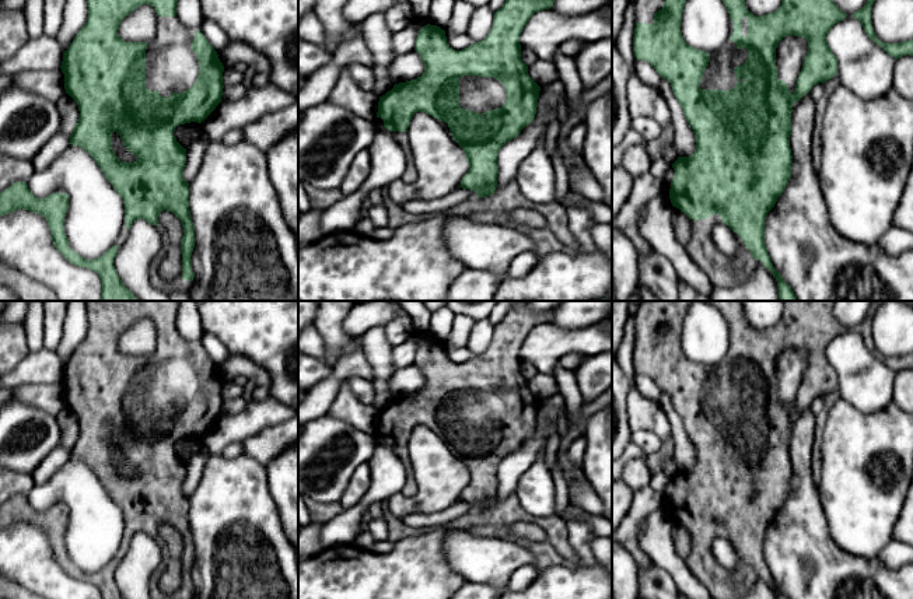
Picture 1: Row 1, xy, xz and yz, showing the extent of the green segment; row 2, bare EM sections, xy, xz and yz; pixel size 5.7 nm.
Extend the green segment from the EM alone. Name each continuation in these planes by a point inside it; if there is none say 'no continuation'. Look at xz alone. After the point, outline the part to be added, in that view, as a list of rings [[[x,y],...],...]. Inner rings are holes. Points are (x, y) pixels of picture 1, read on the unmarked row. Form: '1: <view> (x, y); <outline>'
1: xz (479, 407); [[[464,389],[459,392],[459,420],[476,427],[501,421],[506,400],[493,390]]]
2: xz (401, 451); [[[377,431],[375,437],[378,438],[378,441],[382,445],[388,446],[400,459],[400,462],[403,463],[403,466],[406,469],[407,479],[406,479],[406,484],[405,484],[400,494],[403,494],[406,497],[414,495],[419,490],[419,481],[413,473],[413,469],[412,469],[412,462],[410,462],[407,445],[391,445],[391,444],[385,442],[384,434],[381,431]]]

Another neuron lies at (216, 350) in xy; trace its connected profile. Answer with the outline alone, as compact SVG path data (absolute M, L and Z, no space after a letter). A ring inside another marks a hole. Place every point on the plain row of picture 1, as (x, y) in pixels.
M203 332L199 341L207 355L214 361L217 368L221 368L230 357L227 347L213 334Z

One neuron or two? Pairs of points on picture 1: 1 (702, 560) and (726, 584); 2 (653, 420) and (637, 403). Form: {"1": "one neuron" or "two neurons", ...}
{"1": "one neuron", "2": "one neuron"}

